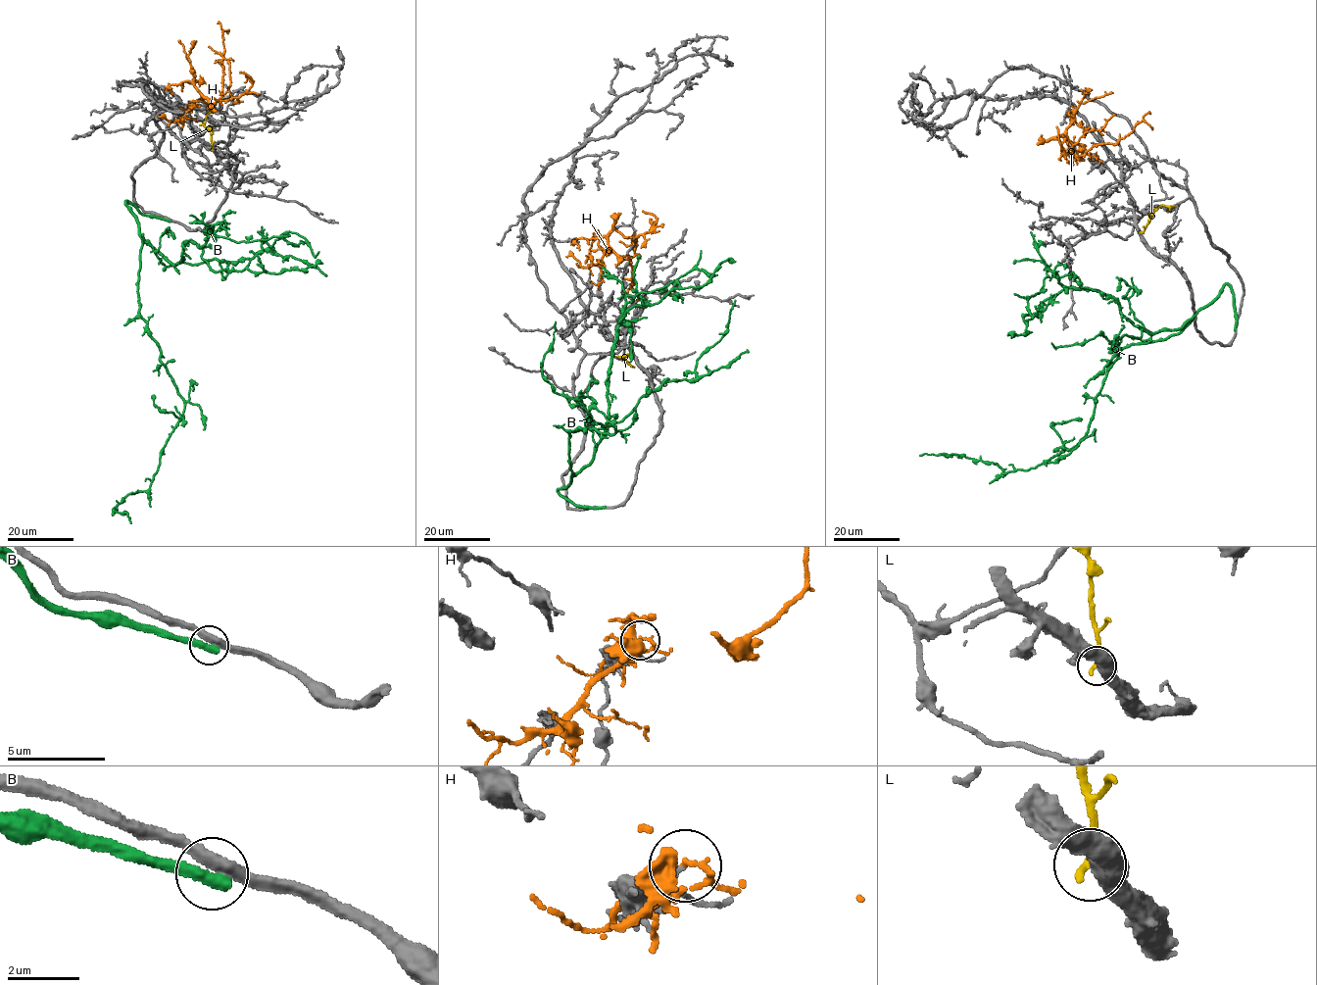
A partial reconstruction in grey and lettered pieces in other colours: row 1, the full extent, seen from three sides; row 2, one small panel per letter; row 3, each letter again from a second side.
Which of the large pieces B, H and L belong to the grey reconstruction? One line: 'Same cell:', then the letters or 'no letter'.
Same cell: no letter

